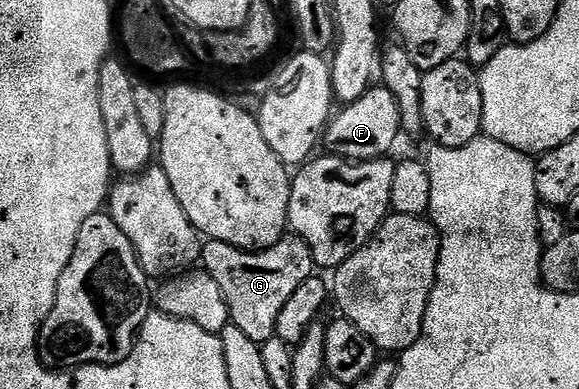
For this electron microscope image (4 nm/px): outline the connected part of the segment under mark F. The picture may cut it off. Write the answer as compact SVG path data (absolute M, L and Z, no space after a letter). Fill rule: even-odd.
M373 86L366 94L362 94L362 98L353 104L343 105L329 119L322 144L328 147L325 149L331 155L341 156L344 160L378 160L389 155L388 151L395 146L399 136L402 136L402 129L394 94L390 94L390 90L383 86Z

